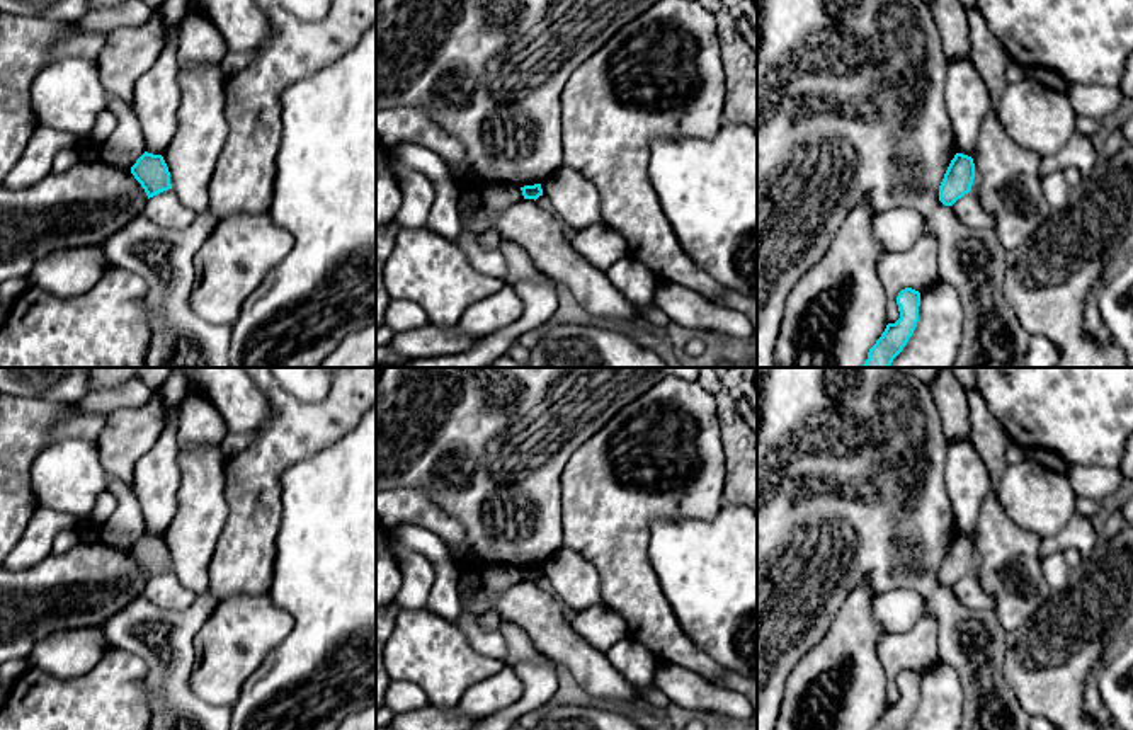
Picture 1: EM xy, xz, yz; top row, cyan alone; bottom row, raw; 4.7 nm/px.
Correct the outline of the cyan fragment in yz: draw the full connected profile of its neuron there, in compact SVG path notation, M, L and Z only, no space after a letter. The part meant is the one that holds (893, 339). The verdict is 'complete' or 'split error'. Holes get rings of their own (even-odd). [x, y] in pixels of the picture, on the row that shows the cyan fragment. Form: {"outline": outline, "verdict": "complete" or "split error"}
{"outline": "M905 288L898 293L897 305L900 318L886 325L881 337L869 349L863 368L890 368L912 337L919 322L920 293Z", "verdict": "complete"}

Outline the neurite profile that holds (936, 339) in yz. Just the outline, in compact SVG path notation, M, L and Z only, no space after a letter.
M939 279L920 293L917 327L890 368L953 368L961 339L961 296Z

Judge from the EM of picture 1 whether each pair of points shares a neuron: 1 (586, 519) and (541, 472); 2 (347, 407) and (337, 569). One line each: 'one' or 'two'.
1: two
2: two

